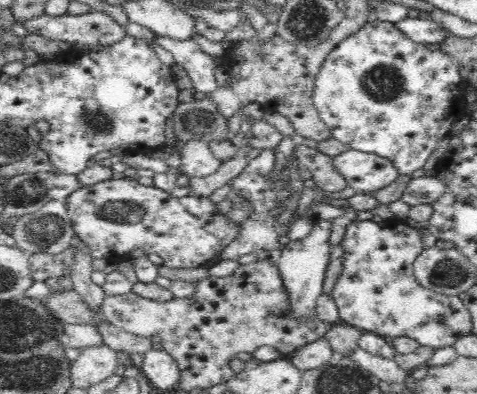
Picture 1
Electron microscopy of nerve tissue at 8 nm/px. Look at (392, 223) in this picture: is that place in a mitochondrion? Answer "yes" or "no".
no

